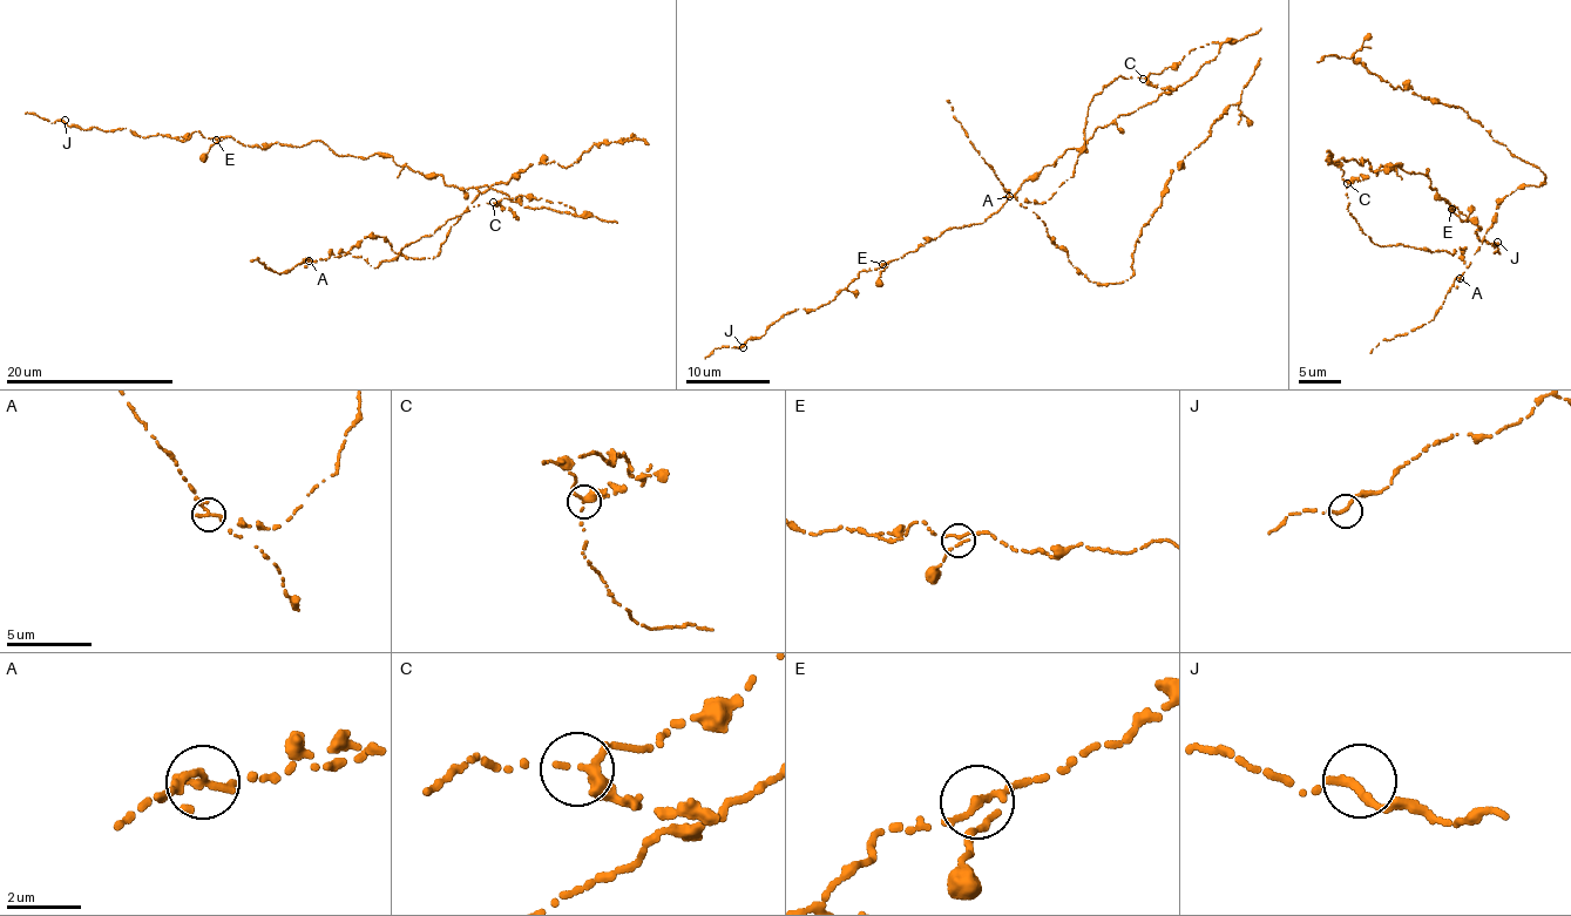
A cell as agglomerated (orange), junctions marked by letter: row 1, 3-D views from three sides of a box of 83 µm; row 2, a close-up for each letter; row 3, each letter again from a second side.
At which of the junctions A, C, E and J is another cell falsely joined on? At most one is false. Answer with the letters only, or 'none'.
A

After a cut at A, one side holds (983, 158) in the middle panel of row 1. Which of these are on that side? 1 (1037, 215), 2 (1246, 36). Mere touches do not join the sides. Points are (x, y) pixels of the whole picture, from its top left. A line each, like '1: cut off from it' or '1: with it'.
1: with it
2: cut off from it

